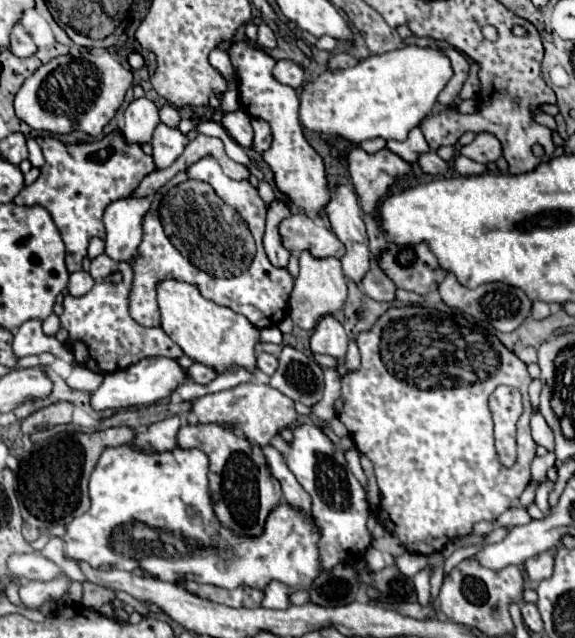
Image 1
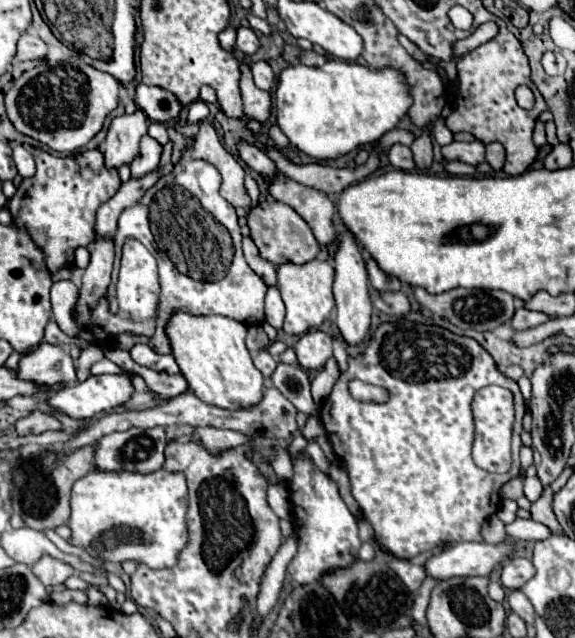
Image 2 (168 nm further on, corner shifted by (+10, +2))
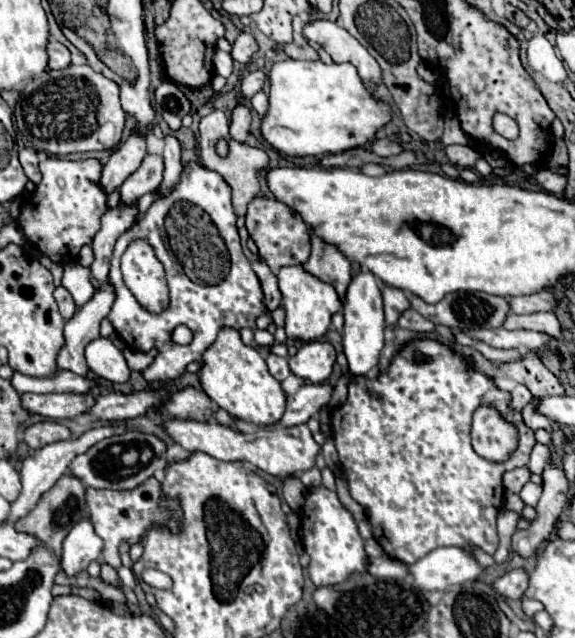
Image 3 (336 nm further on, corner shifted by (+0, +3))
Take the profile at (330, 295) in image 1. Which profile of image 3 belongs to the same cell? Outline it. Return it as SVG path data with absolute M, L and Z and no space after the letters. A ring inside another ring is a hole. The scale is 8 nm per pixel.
M302 266L282 268L278 272L278 286L282 292L282 306L286 308L284 328L290 340L310 342L310 340L322 338L328 332L328 326L332 324L332 316L342 310L342 298L334 290L334 286L328 282L322 282Z

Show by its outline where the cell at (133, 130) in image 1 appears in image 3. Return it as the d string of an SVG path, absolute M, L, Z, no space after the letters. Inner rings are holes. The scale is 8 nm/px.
M134 130L126 142L122 142L110 156L102 172L102 188L110 194L142 164L146 156L146 138L142 132Z

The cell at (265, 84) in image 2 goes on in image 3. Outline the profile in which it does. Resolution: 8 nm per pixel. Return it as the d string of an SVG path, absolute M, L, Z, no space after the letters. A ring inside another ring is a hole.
M254 70L254 72L244 74L242 76L242 94L244 94L242 98L244 100L250 100L256 92L264 90L266 82L268 82L268 76L262 70Z

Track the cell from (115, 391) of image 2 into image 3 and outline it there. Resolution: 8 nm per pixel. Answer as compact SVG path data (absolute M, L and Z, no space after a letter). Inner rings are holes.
M92 392L86 394L24 394L22 406L44 418L76 418L94 406Z

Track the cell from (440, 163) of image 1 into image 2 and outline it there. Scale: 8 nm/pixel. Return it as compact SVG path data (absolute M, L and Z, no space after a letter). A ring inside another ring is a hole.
M396 143L388 149L388 161L396 169L404 169L404 171L412 171L416 167L414 161L412 161L412 151L406 145L400 145L400 143Z

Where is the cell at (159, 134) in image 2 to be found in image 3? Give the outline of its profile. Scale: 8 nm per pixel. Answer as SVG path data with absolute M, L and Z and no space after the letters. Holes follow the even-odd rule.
M172 134L164 136L164 180L160 184L160 194L168 194L170 188L178 182L182 172L182 160L180 160L180 144Z

